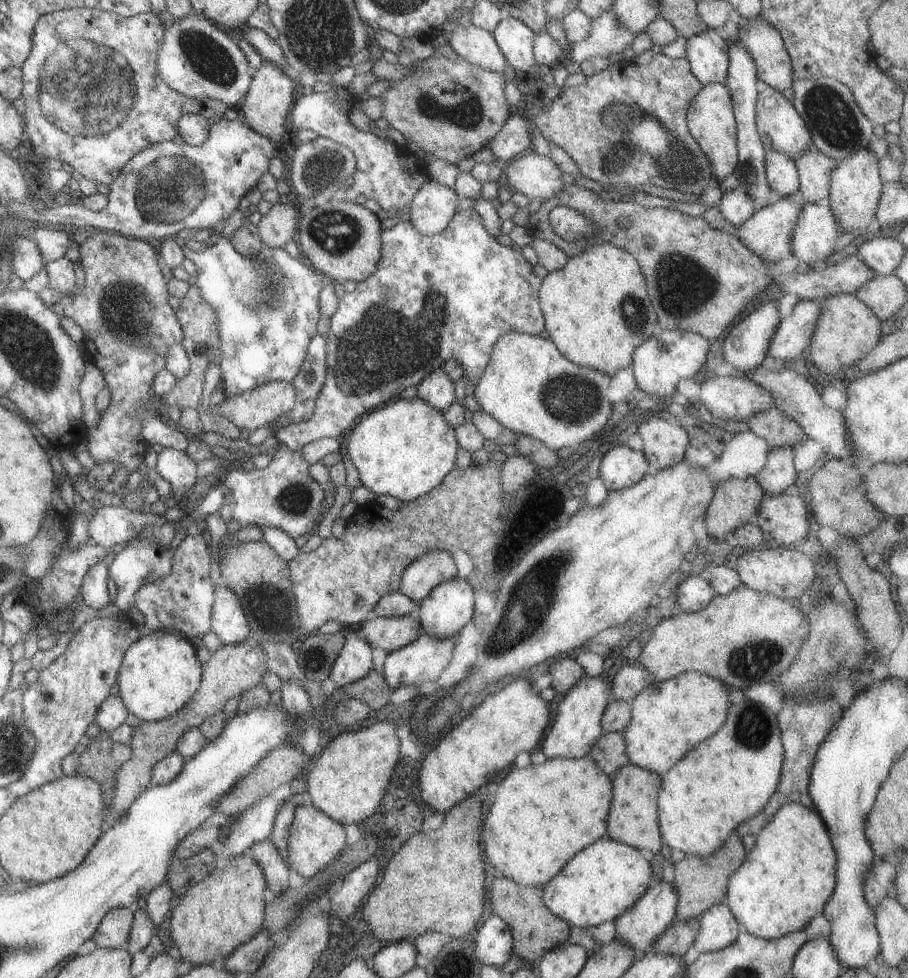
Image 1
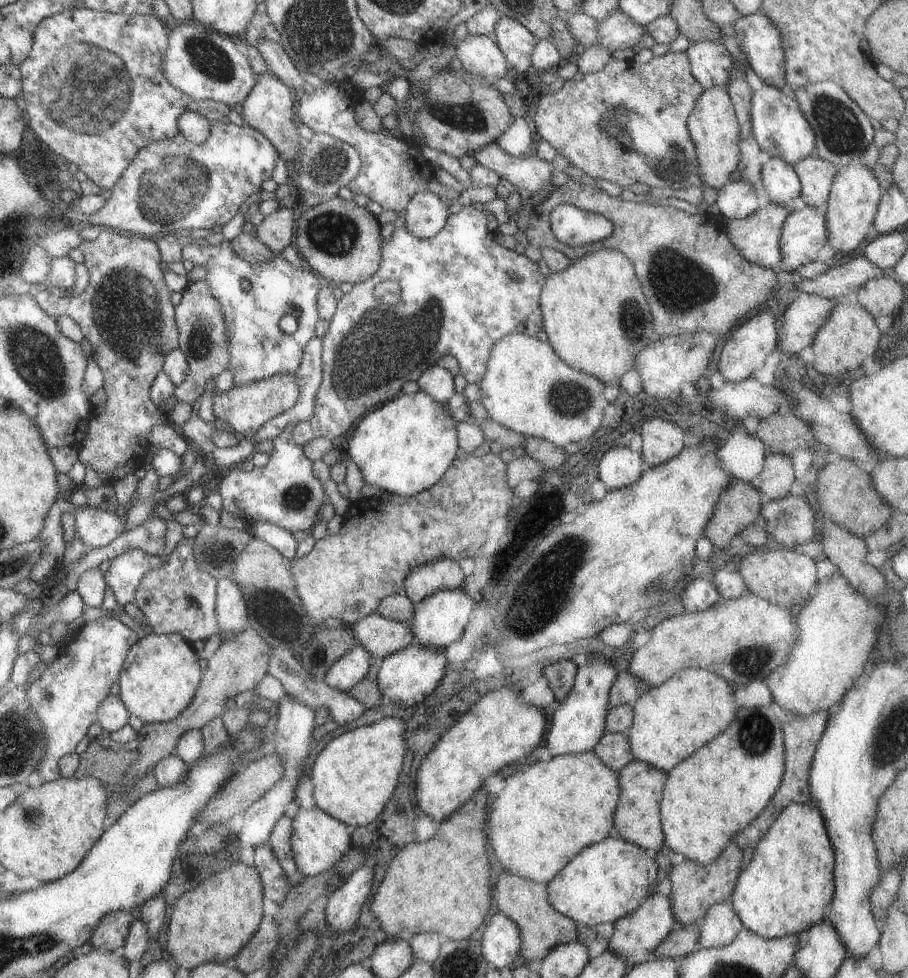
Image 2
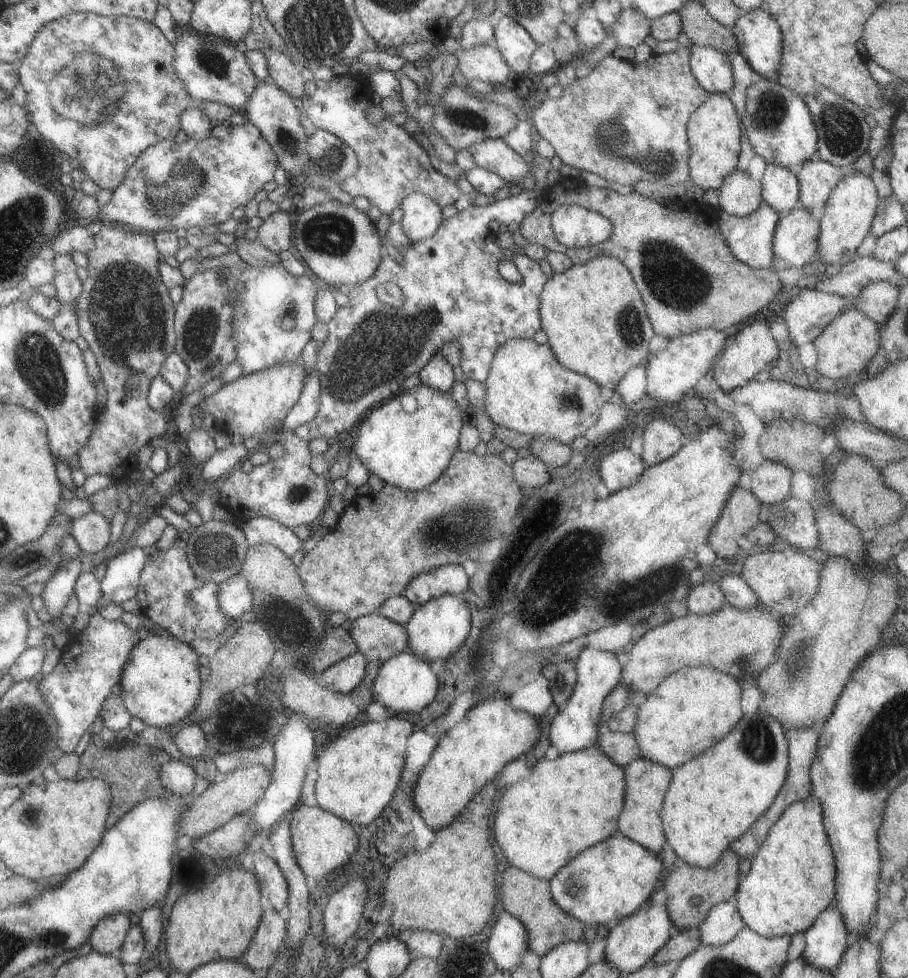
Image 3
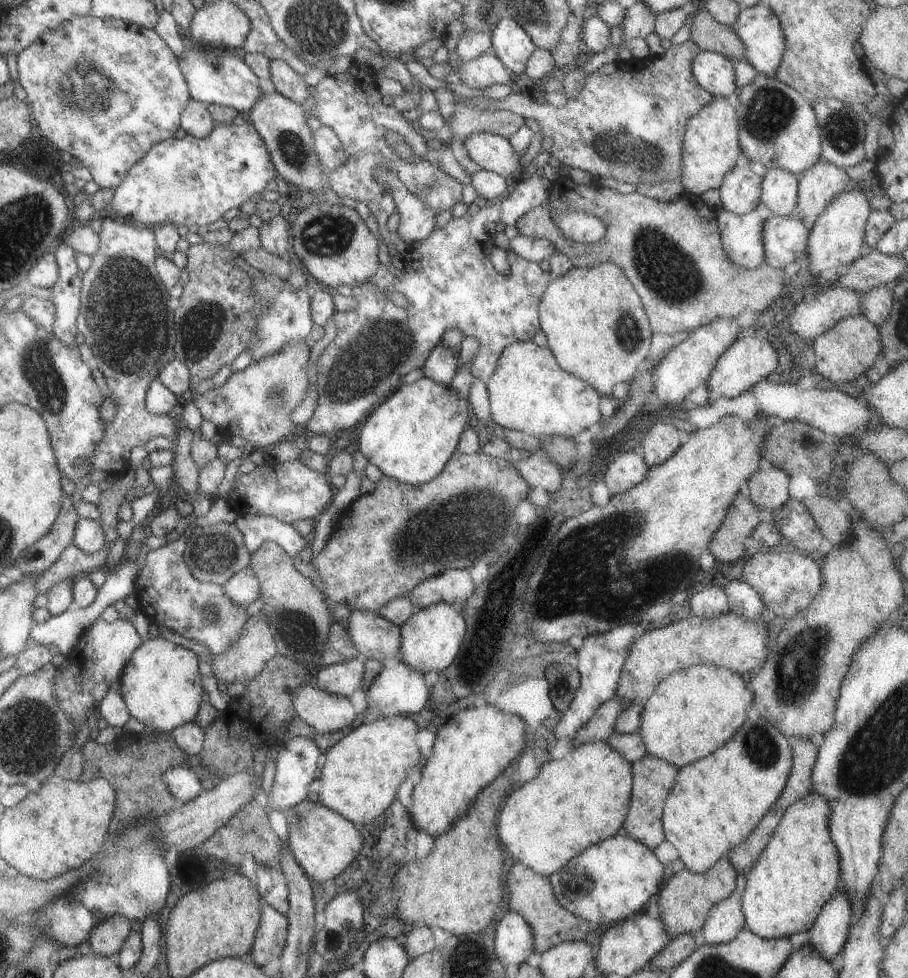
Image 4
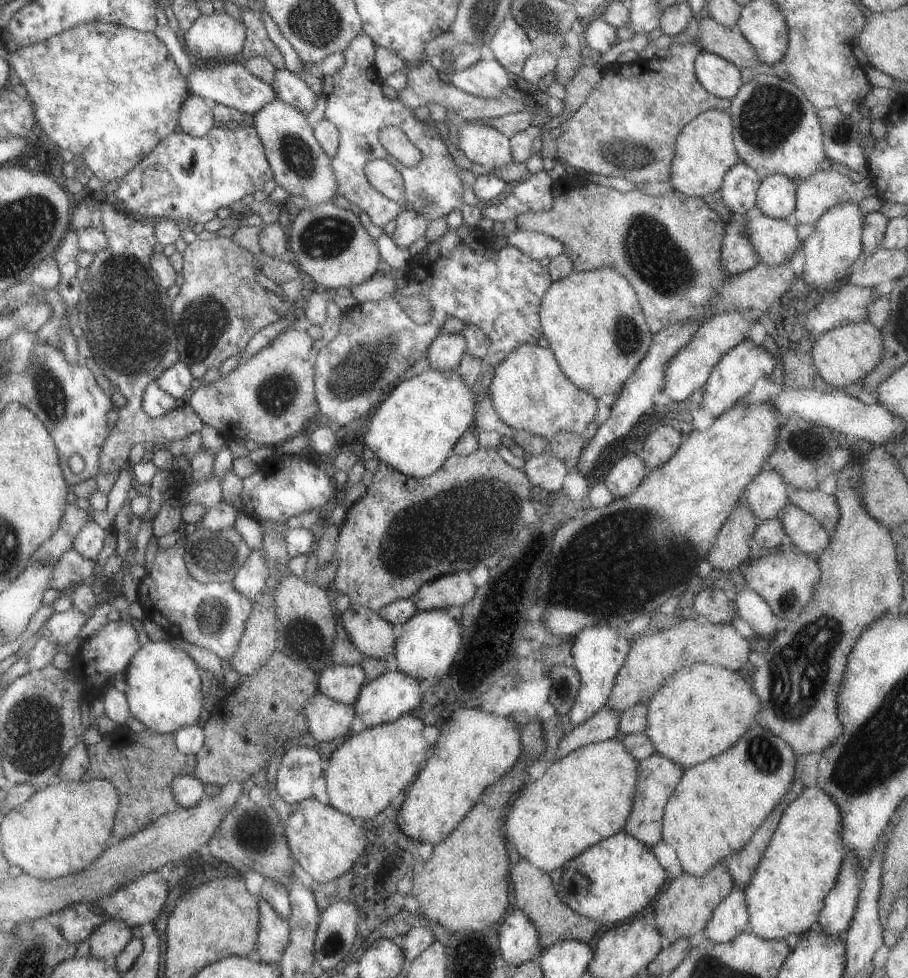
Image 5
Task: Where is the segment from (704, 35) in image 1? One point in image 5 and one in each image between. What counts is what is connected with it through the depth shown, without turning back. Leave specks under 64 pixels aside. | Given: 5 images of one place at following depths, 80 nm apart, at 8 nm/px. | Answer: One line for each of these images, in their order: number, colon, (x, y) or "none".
2: (710, 64)
3: (711, 69)
4: (713, 72)
5: (717, 76)

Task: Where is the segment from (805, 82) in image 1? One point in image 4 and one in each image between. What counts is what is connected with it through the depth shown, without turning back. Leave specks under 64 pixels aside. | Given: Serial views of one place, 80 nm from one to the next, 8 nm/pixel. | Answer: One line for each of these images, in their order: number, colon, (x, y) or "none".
2: (842, 131)
3: (843, 135)
4: (841, 131)

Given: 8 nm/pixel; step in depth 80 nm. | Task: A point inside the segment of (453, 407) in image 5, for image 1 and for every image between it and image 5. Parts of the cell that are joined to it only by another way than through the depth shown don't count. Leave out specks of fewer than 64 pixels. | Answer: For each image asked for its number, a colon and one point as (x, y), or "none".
1: (403, 449)
2: (402, 447)
3: (407, 441)
4: (409, 437)

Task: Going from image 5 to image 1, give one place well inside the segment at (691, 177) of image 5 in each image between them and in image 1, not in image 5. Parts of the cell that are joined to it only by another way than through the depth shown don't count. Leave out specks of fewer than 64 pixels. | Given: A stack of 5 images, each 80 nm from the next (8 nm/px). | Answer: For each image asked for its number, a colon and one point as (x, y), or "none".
1: (709, 118)
2: (713, 129)
3: (713, 130)
4: (710, 151)

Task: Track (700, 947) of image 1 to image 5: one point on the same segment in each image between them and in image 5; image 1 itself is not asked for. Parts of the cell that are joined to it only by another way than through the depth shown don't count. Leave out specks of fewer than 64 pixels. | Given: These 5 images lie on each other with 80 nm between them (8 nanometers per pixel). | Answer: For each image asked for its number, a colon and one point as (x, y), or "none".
2: (719, 925)
3: (721, 923)
4: (725, 919)
5: (729, 918)

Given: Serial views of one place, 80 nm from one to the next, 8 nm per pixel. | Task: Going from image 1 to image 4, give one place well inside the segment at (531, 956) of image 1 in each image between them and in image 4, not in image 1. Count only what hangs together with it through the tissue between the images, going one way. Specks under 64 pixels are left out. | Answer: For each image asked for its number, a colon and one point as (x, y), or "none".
2: (541, 929)
3: (527, 899)
4: (529, 894)

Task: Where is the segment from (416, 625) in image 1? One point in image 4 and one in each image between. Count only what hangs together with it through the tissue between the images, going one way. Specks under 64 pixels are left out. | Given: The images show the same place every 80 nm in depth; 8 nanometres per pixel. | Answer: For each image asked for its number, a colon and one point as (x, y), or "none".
2: (380, 636)
3: (377, 638)
4: (375, 638)

